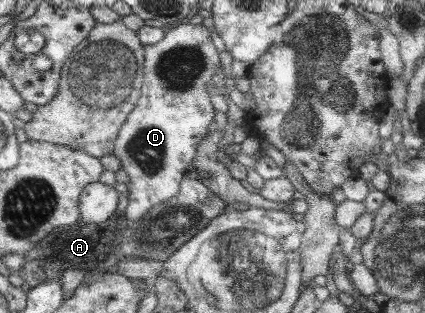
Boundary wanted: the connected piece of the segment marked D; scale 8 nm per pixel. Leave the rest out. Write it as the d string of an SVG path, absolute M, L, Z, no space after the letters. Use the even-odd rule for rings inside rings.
M184 23L170 29L164 39L145 46L145 76L138 106L122 126L113 155L119 158L121 169L129 175L126 183L129 191L128 205L124 211L130 222L140 221L150 208L180 193L186 172L192 168L200 142L208 135L208 127L214 121L214 105L210 101L208 81L221 64L221 54L214 47L210 33L203 24Z

